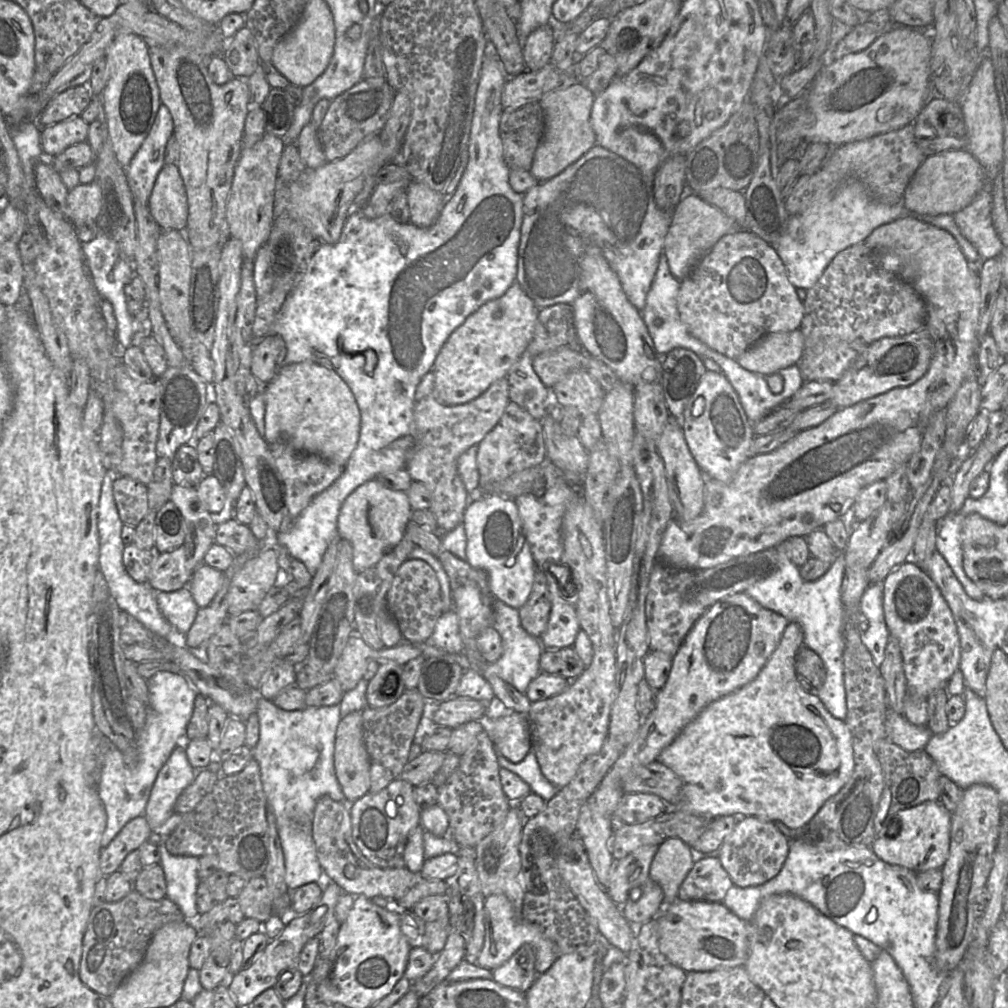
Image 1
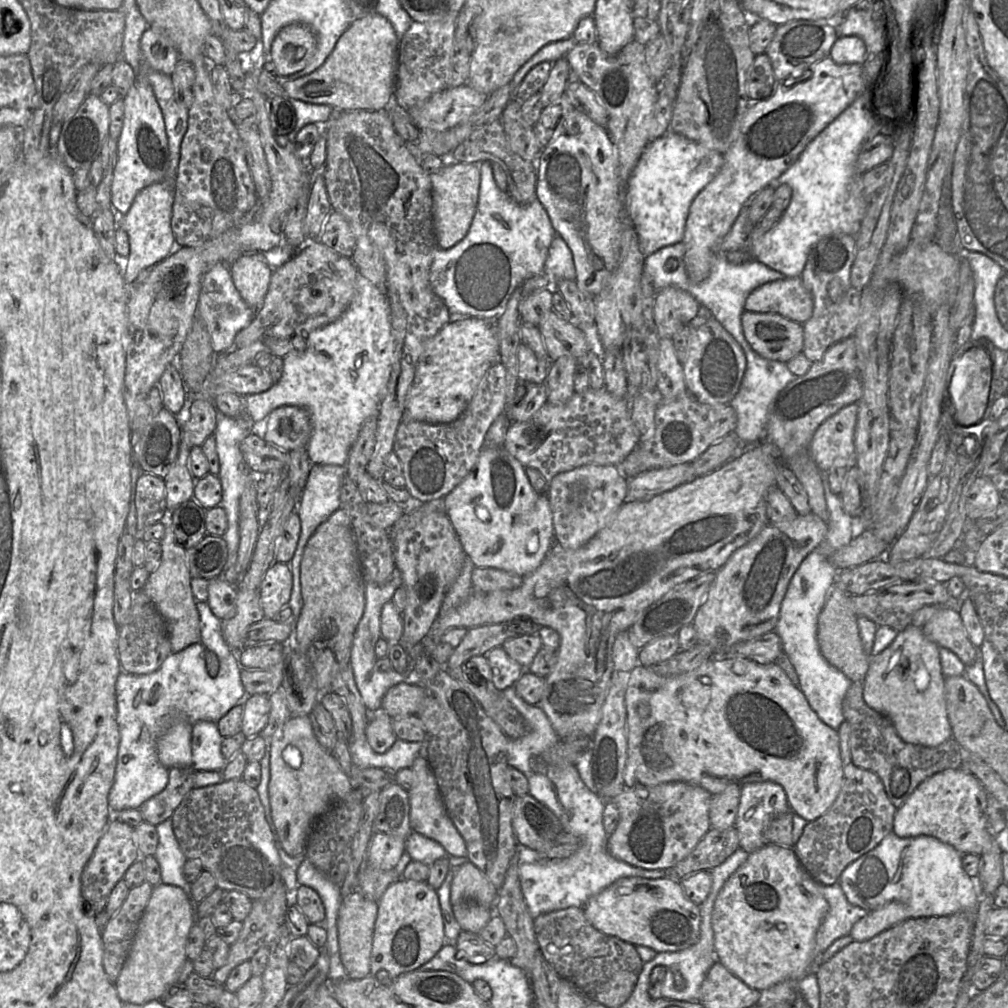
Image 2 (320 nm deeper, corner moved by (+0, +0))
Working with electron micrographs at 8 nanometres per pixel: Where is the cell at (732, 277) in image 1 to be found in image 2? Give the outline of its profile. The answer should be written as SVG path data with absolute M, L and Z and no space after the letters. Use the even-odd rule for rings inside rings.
M786 277L754 289L745 301L745 310L778 314L804 324L813 312L813 298L800 277Z

